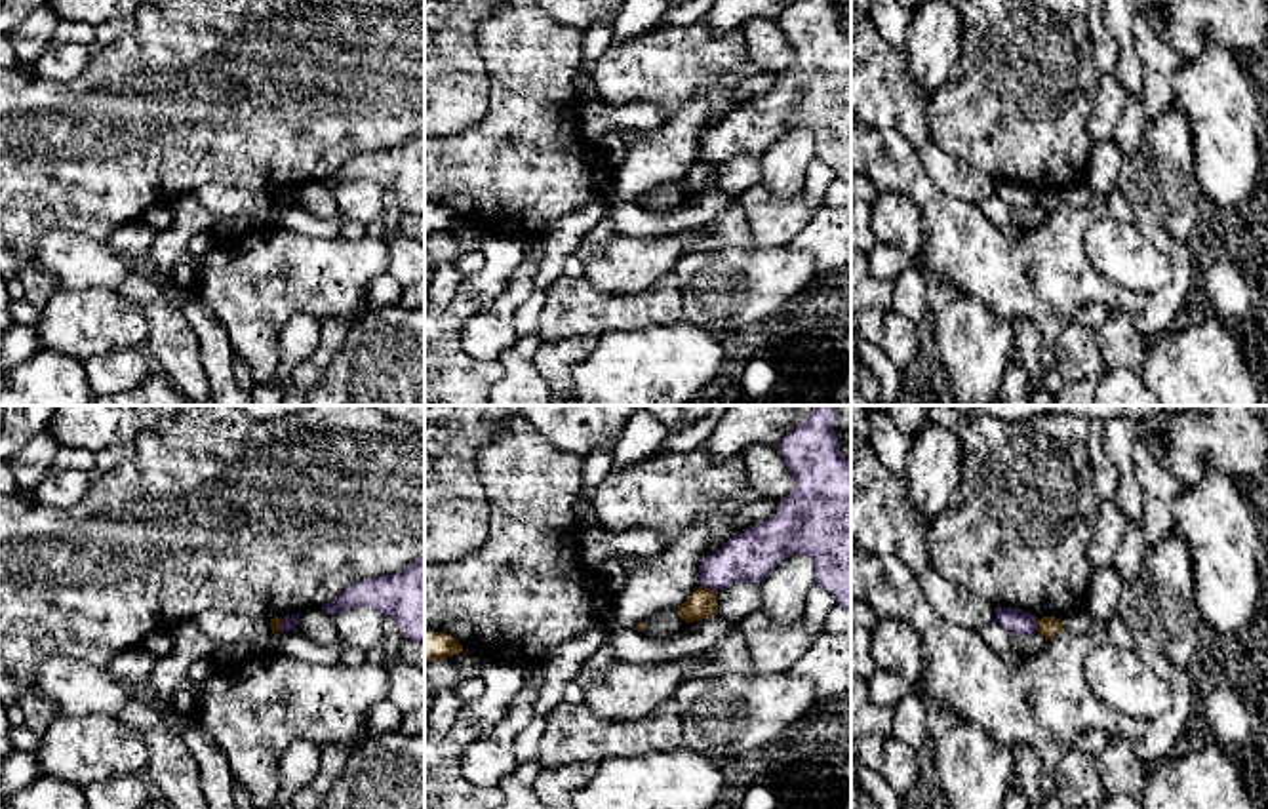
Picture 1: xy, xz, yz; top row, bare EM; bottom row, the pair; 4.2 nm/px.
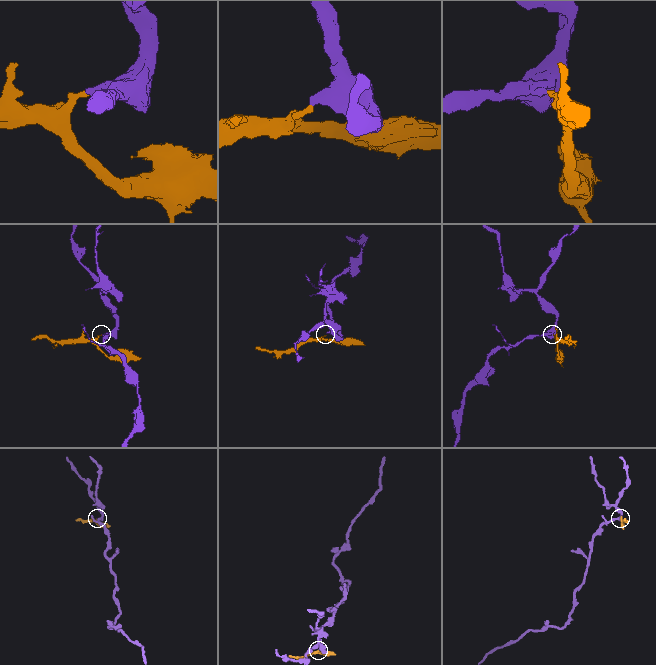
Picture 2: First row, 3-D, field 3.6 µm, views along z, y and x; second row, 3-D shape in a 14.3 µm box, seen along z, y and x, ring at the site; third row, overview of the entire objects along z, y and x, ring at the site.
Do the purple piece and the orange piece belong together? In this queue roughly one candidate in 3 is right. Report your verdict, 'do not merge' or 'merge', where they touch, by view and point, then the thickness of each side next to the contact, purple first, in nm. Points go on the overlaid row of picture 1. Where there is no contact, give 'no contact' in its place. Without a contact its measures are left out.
do not merge; meets purple in xz at (709, 589); 220 nm thick on the purple side, 120 nm on the other

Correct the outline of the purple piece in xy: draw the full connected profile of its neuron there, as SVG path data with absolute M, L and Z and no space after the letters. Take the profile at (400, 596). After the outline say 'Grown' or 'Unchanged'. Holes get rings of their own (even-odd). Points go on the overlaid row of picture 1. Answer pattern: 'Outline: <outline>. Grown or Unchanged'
Outline: M425 556L400 573L350 584L320 609L333 617L345 607L373 607L394 619L407 640L425 645Z. Unchanged

